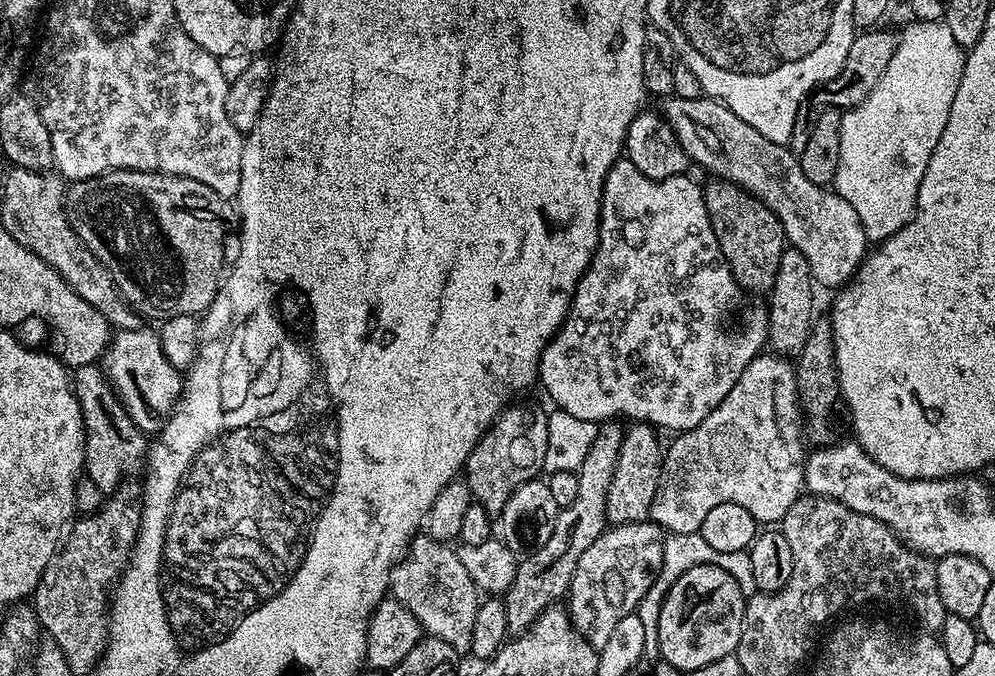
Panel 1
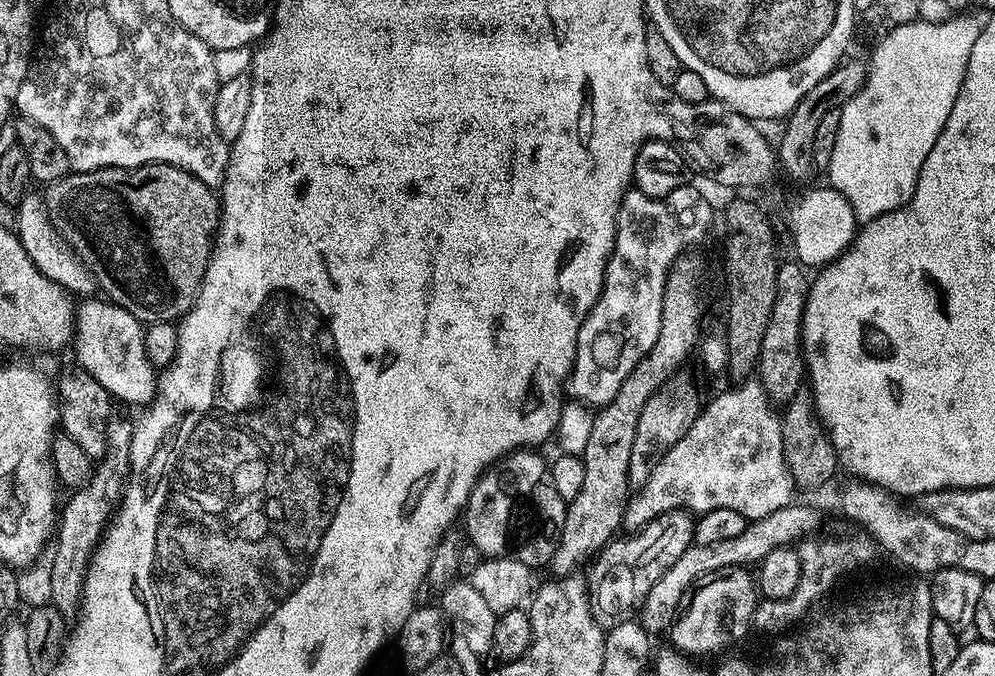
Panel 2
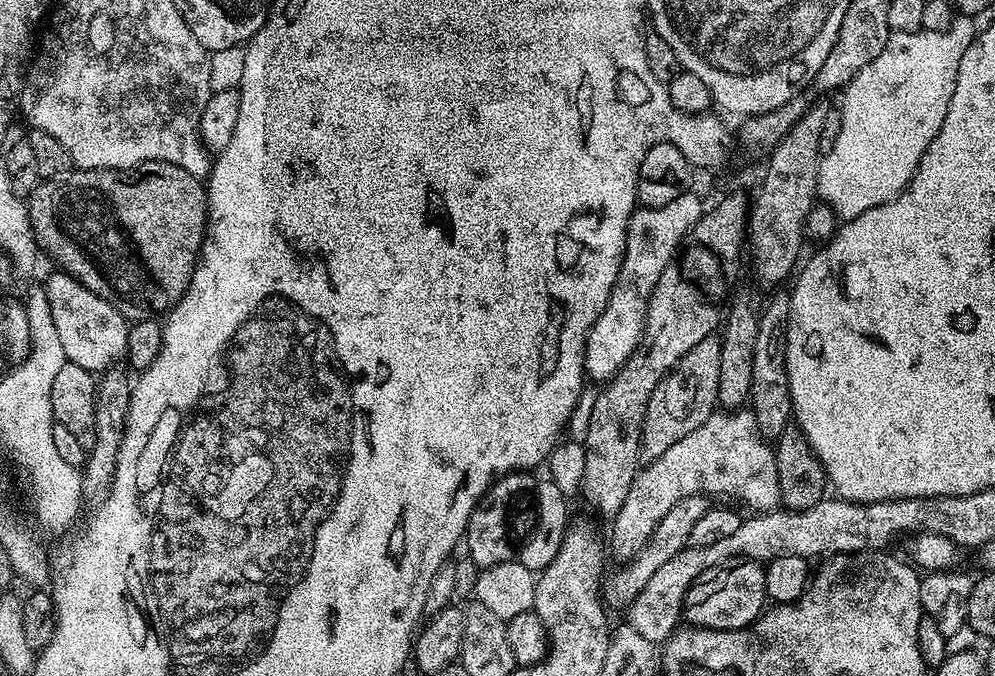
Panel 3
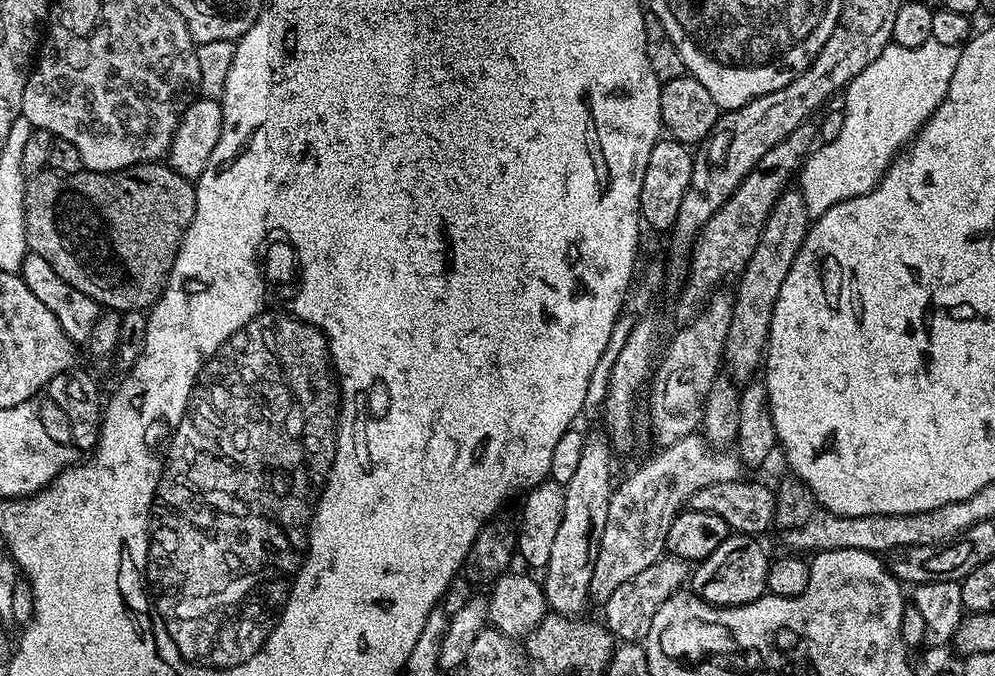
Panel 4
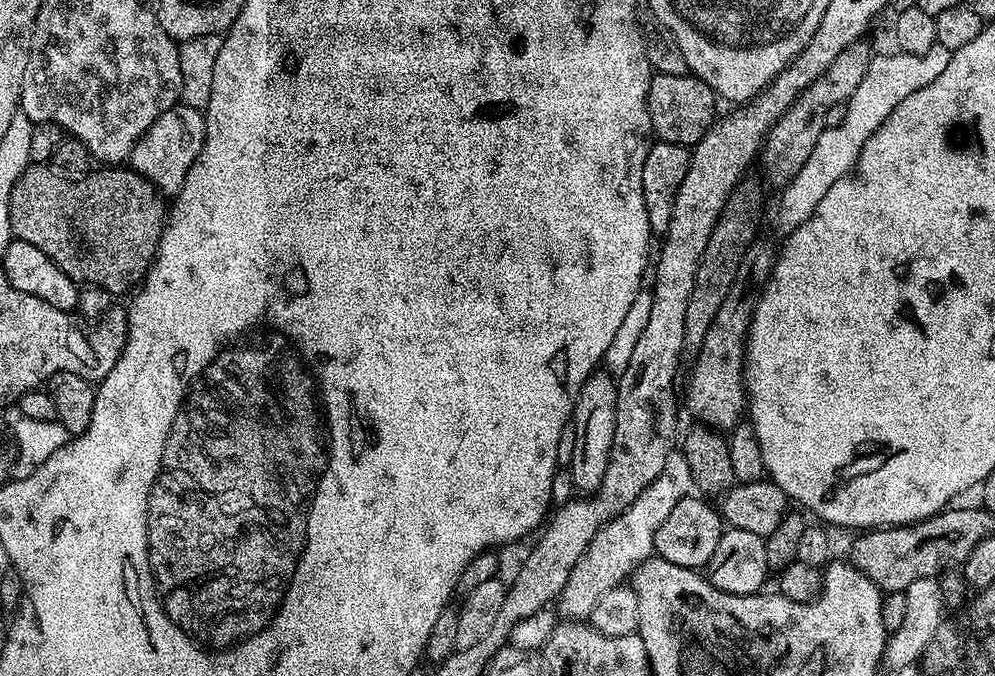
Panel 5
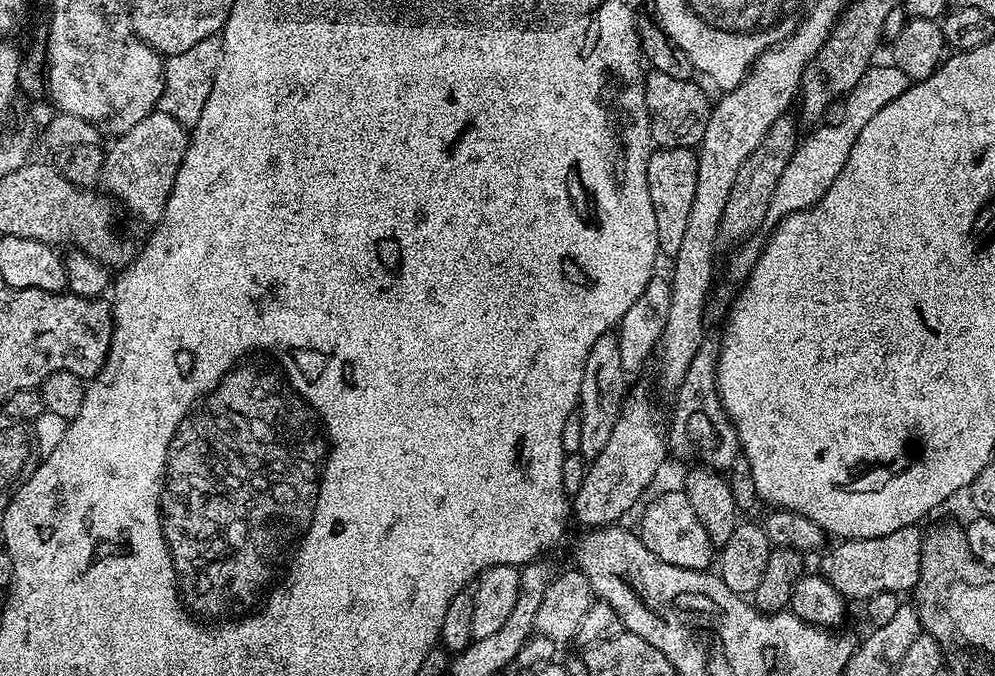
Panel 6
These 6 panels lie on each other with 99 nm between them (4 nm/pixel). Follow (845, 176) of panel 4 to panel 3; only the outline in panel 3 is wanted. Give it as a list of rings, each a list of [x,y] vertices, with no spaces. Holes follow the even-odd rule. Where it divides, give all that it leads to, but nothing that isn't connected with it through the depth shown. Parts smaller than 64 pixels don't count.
[[[960,14],[953,19],[952,24],[944,32],[926,32],[923,30],[918,32],[892,32],[886,42],[886,50],[882,50],[882,54],[878,54],[878,58],[874,58],[874,62],[862,66],[862,70],[858,70],[856,77],[851,80],[847,88],[843,89],[844,104],[842,103],[840,108],[842,130],[838,130],[838,138],[834,142],[834,146],[829,152],[823,153],[820,157],[818,186],[816,187],[817,197],[827,207],[831,208],[841,221],[858,218],[858,214],[864,214],[866,210],[872,210],[874,206],[882,206],[904,193],[904,189],[914,178],[930,142],[934,142],[938,130],[942,130],[942,122],[946,122],[946,110],[950,110],[950,98],[954,94],[954,86],[958,82],[958,62],[962,62],[962,54],[966,54],[968,47],[976,41],[978,35],[976,23],[977,21],[973,17]]]

